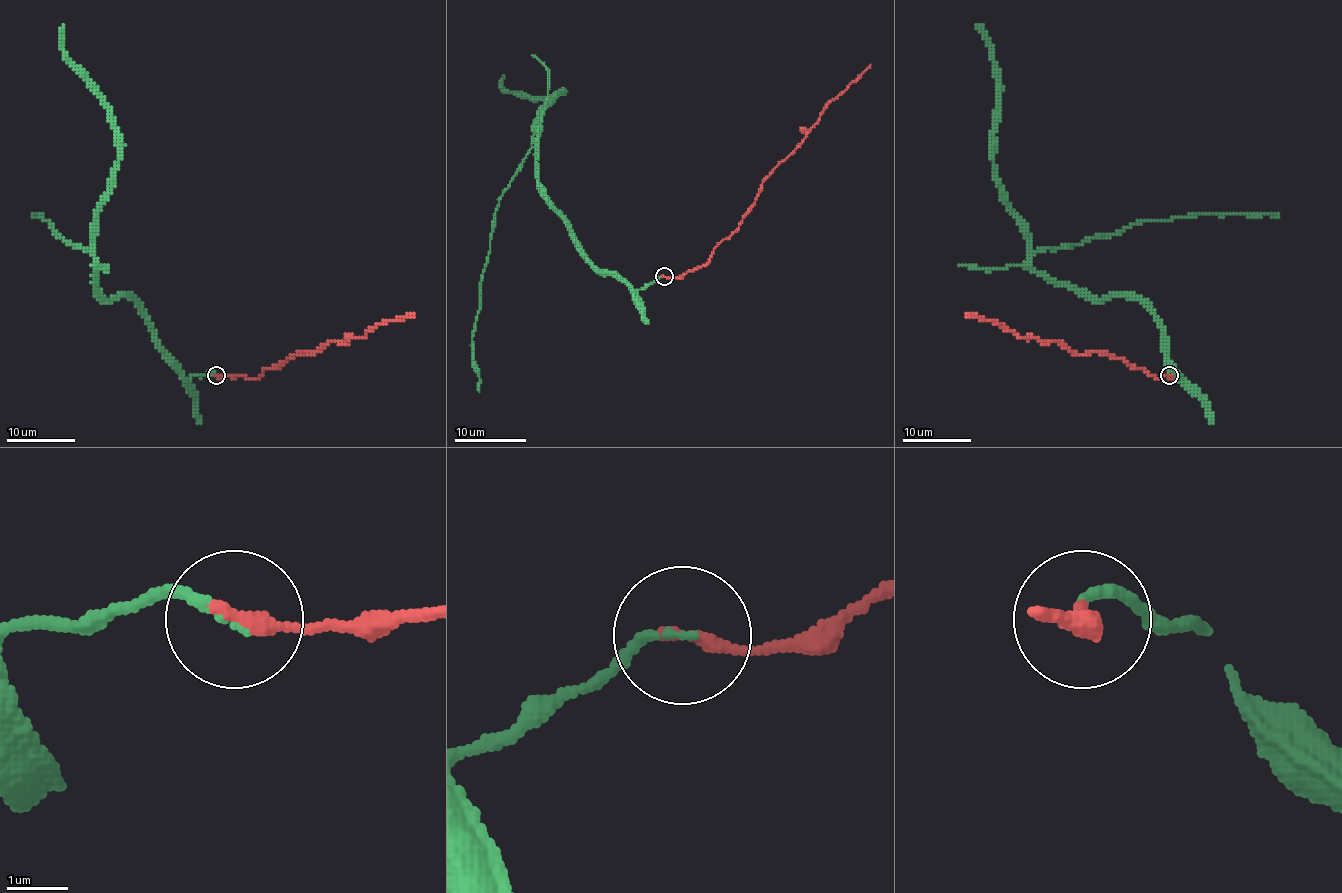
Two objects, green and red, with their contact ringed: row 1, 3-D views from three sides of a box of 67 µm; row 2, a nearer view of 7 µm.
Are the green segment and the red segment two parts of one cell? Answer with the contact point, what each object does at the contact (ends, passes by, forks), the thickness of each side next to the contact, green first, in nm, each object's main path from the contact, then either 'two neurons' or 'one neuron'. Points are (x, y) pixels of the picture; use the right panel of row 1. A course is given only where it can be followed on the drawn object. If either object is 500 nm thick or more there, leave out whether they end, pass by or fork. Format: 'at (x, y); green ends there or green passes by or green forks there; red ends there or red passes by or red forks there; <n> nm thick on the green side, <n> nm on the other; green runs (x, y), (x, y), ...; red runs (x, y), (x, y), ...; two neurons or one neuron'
at (1169, 375); green ends there; red ends there; 130 nm thick on the green side, 240 nm on the other; green runs (1169, 376), (1181, 378), (1159, 319), (1140, 300), (1059, 287), (1032, 256), (1147, 221), (1279, 214); red runs (1169, 376), (1157, 379), (1107, 354), (1073, 354), (1058, 342), (1022, 338), (1001, 324), (967, 314); one neuron

